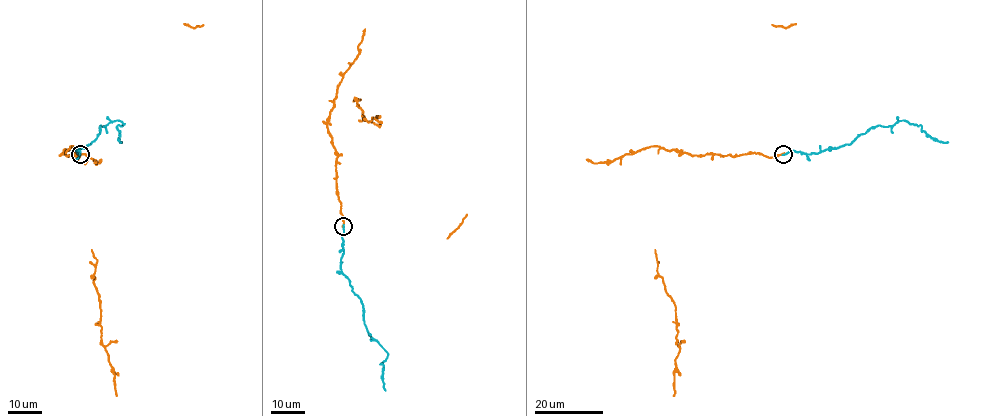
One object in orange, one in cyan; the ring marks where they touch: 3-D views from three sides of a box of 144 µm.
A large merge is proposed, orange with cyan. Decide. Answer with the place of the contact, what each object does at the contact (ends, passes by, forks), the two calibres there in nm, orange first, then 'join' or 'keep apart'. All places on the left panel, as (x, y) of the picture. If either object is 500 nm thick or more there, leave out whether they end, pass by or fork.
place (80, 154); orange ends; cyan ends; calibres 280 and 200 nm; join

